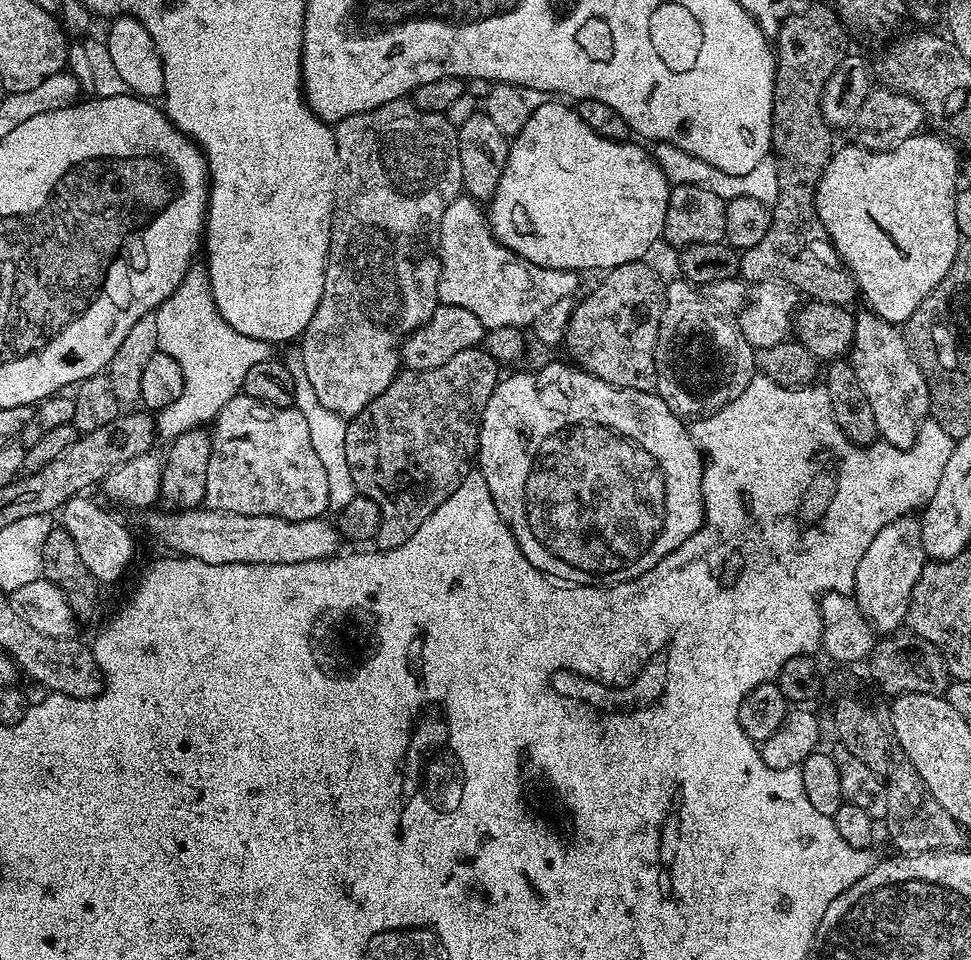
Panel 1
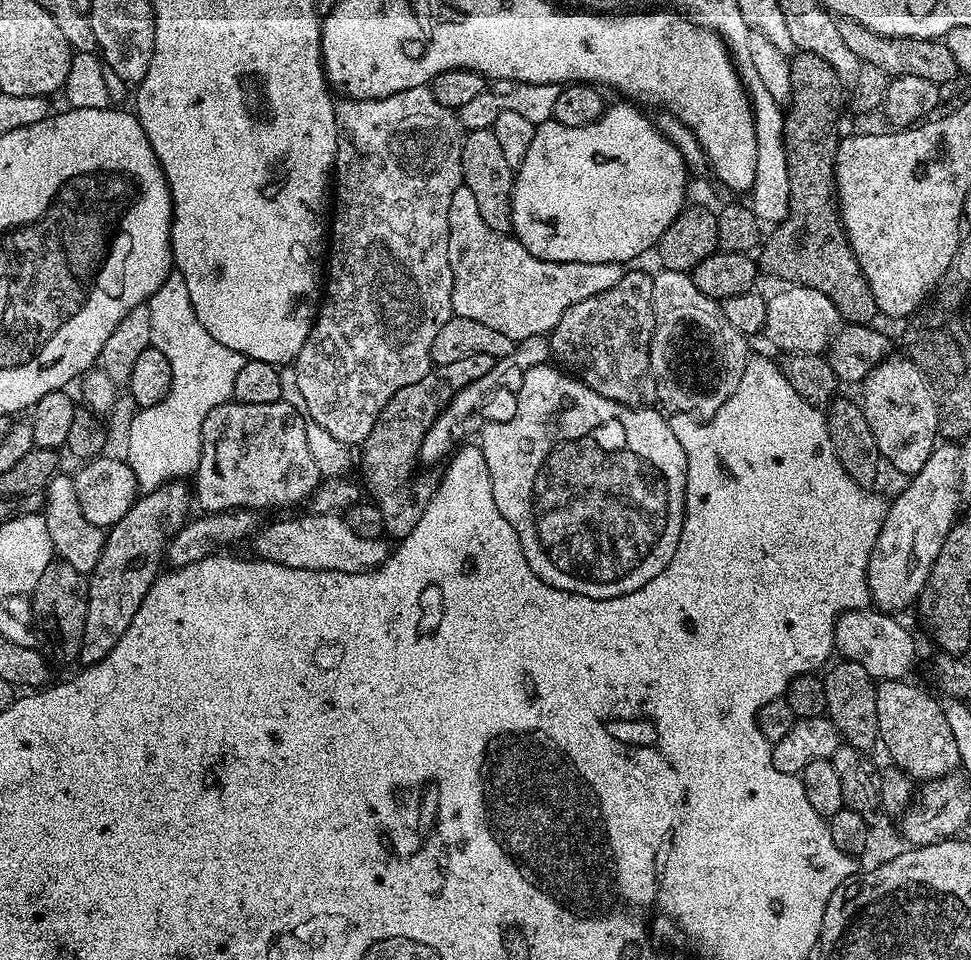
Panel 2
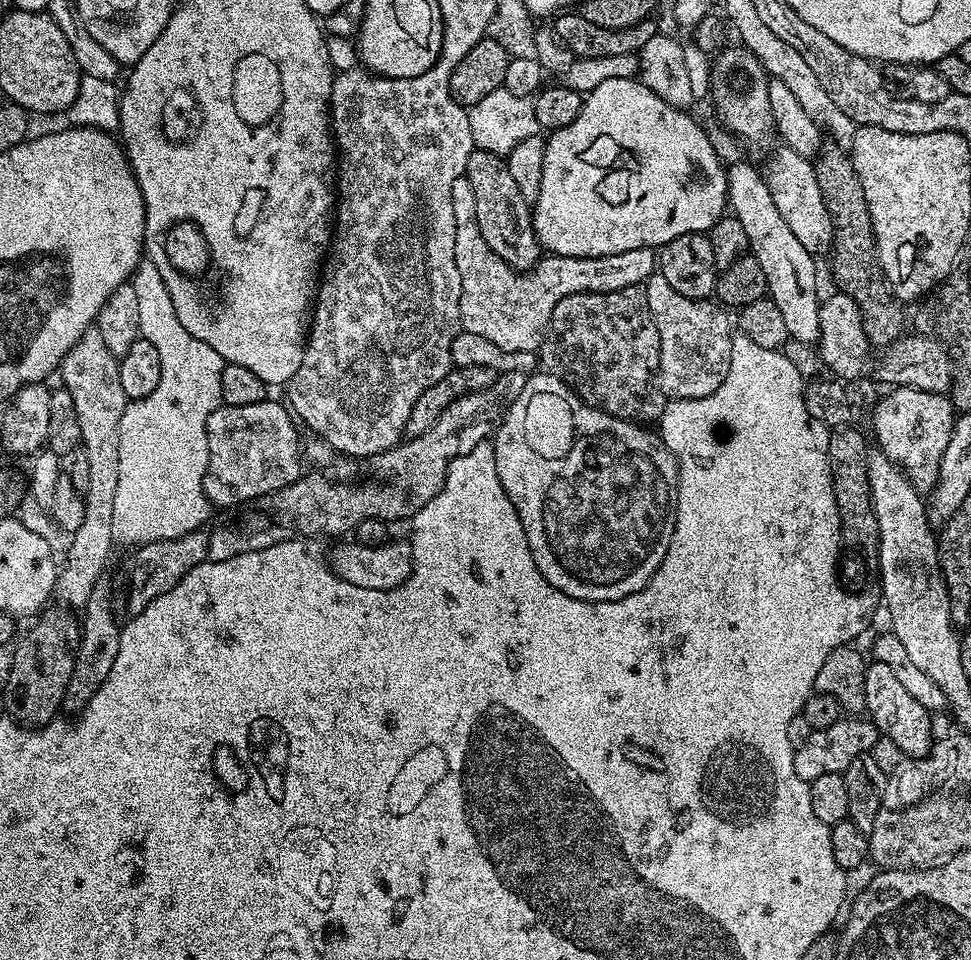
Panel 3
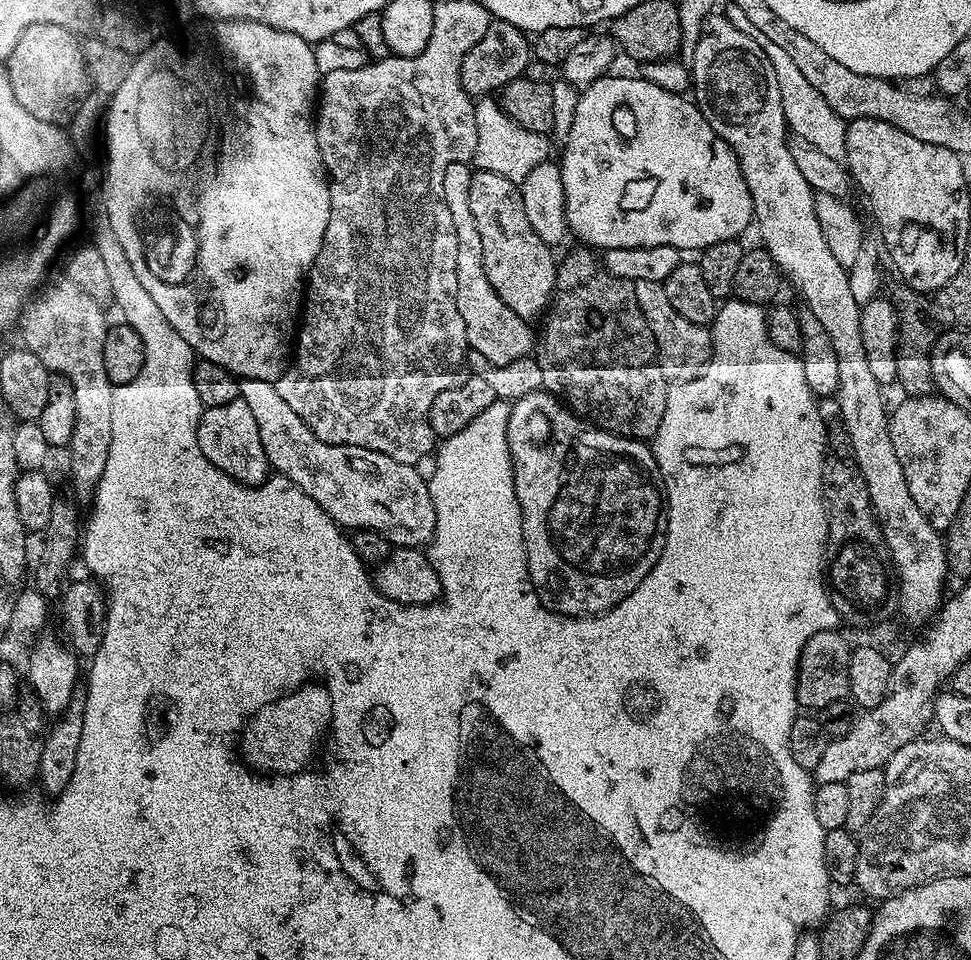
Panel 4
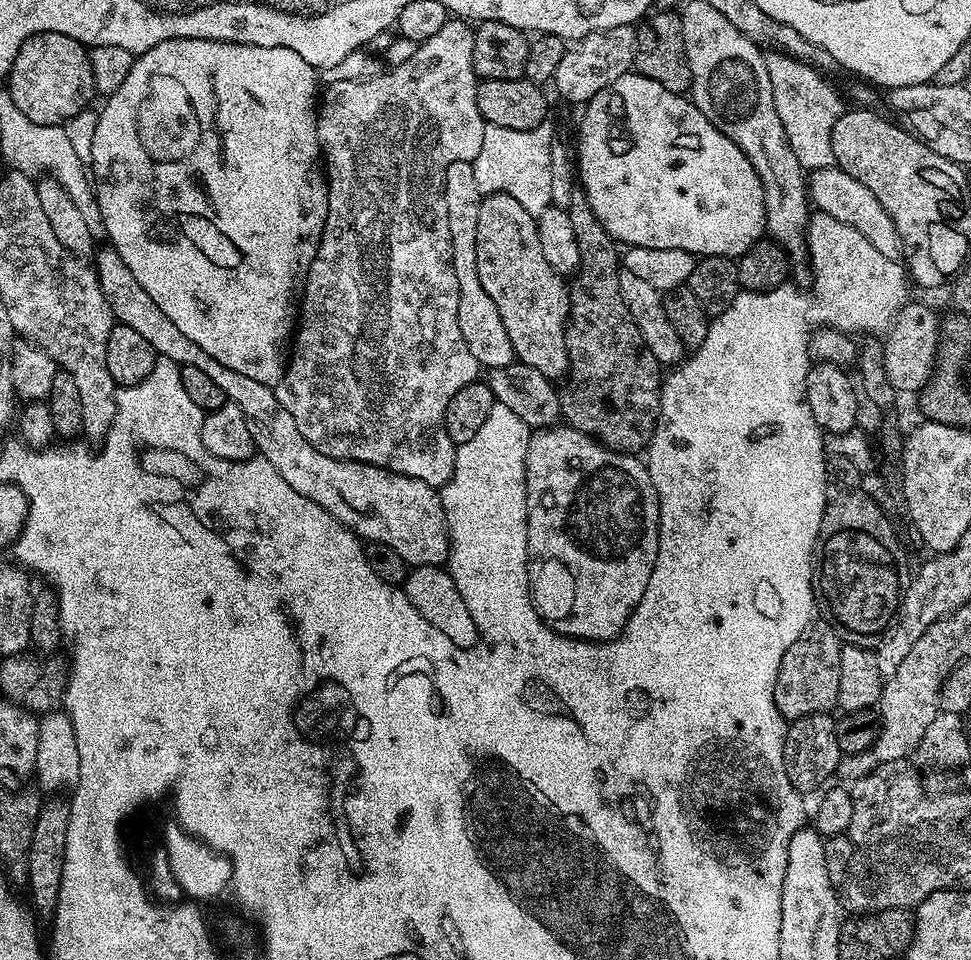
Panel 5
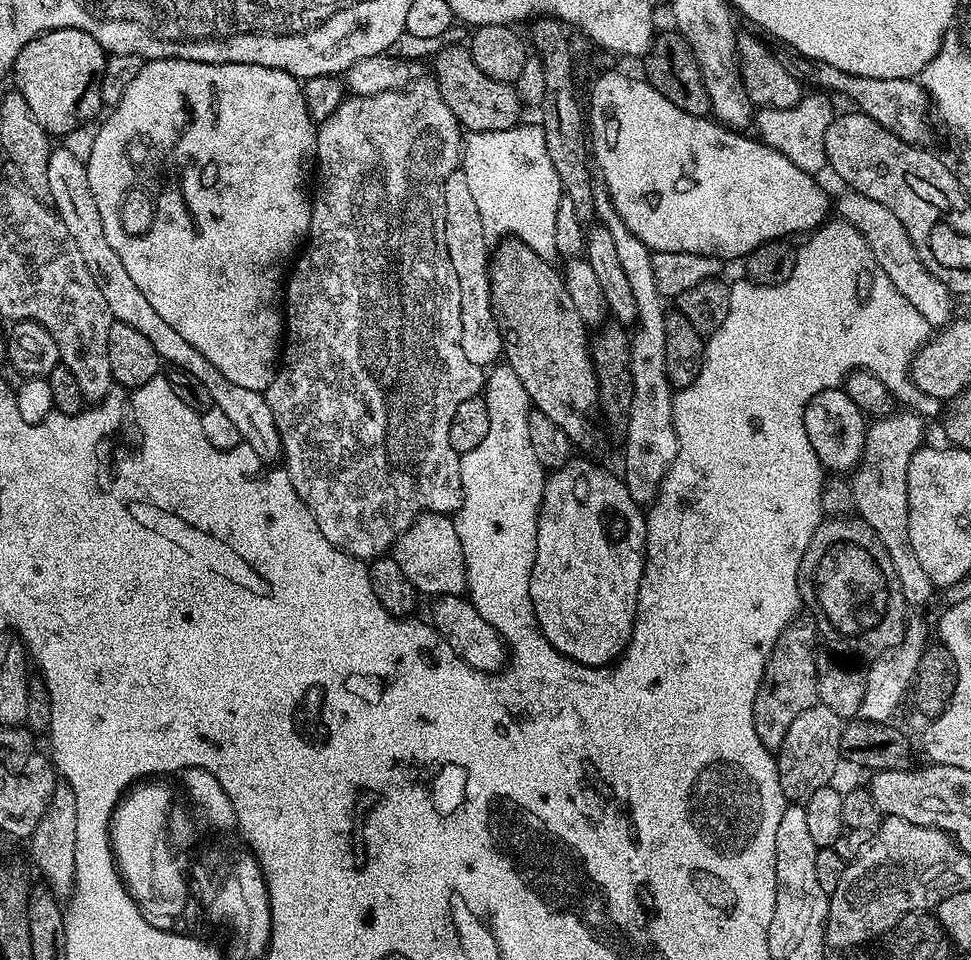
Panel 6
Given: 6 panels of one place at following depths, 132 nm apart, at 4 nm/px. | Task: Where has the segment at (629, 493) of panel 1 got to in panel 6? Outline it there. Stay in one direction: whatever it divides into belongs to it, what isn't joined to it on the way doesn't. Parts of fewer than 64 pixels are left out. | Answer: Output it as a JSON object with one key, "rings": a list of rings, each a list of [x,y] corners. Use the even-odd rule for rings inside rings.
{"rings":[[[573,458],[562,467],[555,469],[545,479],[544,497],[540,503],[540,513],[538,514],[538,534],[536,535],[536,557],[534,566],[530,574],[530,598],[534,606],[536,620],[540,624],[542,634],[566,658],[570,658],[579,664],[585,664],[591,668],[603,668],[624,655],[628,649],[628,643],[634,630],[636,621],[636,607],[638,606],[638,590],[642,582],[644,573],[644,558],[648,555],[646,550],[646,534],[648,533],[648,521],[645,509],[630,494],[630,490],[624,485],[623,479],[612,472],[607,472],[604,468],[599,468],[596,464],[591,464],[588,460]]]}

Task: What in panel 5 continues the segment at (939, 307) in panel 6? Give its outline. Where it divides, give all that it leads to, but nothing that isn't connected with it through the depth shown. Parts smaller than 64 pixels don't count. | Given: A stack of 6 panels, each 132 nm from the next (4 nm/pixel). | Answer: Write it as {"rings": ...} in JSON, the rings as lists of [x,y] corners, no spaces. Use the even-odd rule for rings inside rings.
{"rings":[[[833,166],[812,170],[806,183],[808,199],[816,212],[825,212],[827,216],[838,222],[846,222],[846,226],[854,226],[854,230],[858,230],[858,234],[862,234],[862,238],[866,238],[866,242],[870,242],[870,246],[874,246],[874,250],[882,254],[882,258],[890,258],[894,261],[901,259],[900,235],[890,214],[886,214],[882,202],[878,202],[878,198],[874,198],[872,191],[867,186],[862,186],[858,178],[850,178],[846,170]]]}

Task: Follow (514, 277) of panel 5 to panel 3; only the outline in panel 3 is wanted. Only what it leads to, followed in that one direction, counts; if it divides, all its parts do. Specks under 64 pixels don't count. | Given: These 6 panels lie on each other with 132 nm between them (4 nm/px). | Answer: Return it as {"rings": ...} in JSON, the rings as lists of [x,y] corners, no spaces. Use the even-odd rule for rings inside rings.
{"rings":[[[474,150],[470,154],[470,162],[466,162],[464,175],[474,189],[478,230],[482,238],[486,238],[486,246],[490,246],[490,250],[494,250],[494,254],[498,254],[502,262],[517,270],[527,270],[536,265],[542,255],[542,249],[536,241],[530,202],[522,198],[522,193],[518,191],[518,185],[510,175],[507,159]]]}

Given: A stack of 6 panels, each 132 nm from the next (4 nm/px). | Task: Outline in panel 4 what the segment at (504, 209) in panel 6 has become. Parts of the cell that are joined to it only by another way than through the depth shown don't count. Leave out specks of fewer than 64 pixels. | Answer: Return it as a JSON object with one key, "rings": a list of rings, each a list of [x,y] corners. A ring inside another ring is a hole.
{"rings":[[[480,98],[475,101],[476,105],[476,121],[478,122],[478,146],[474,150],[471,163],[479,170],[490,170],[494,174],[502,174],[502,178],[510,178],[514,181],[525,180],[534,170],[534,166],[538,166],[542,161],[549,159],[548,152],[549,137],[543,132],[531,132],[522,126],[518,126],[518,122],[514,122],[514,118],[510,118],[504,112],[504,108],[495,99]]]}

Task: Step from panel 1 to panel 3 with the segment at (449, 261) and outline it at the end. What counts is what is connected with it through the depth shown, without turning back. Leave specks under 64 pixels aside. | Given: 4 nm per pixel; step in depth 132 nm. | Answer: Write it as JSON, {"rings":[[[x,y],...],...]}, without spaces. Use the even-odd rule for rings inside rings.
{"rings":[[[463,175],[454,182],[452,191],[454,202],[454,262],[458,262],[458,274],[462,278],[462,298],[460,299],[460,323],[463,331],[478,334],[494,346],[502,346],[502,350],[511,352],[536,352],[544,334],[548,331],[548,323],[554,314],[554,306],[562,302],[570,294],[579,292],[609,292],[610,290],[626,290],[626,286],[643,285],[658,268],[658,256],[653,249],[622,250],[622,254],[609,256],[591,256],[590,258],[570,258],[569,256],[541,255],[536,265],[527,270],[517,270],[502,262],[490,246],[486,246],[486,238],[478,230],[478,218],[474,206],[474,189],[470,187],[467,176]]]}

